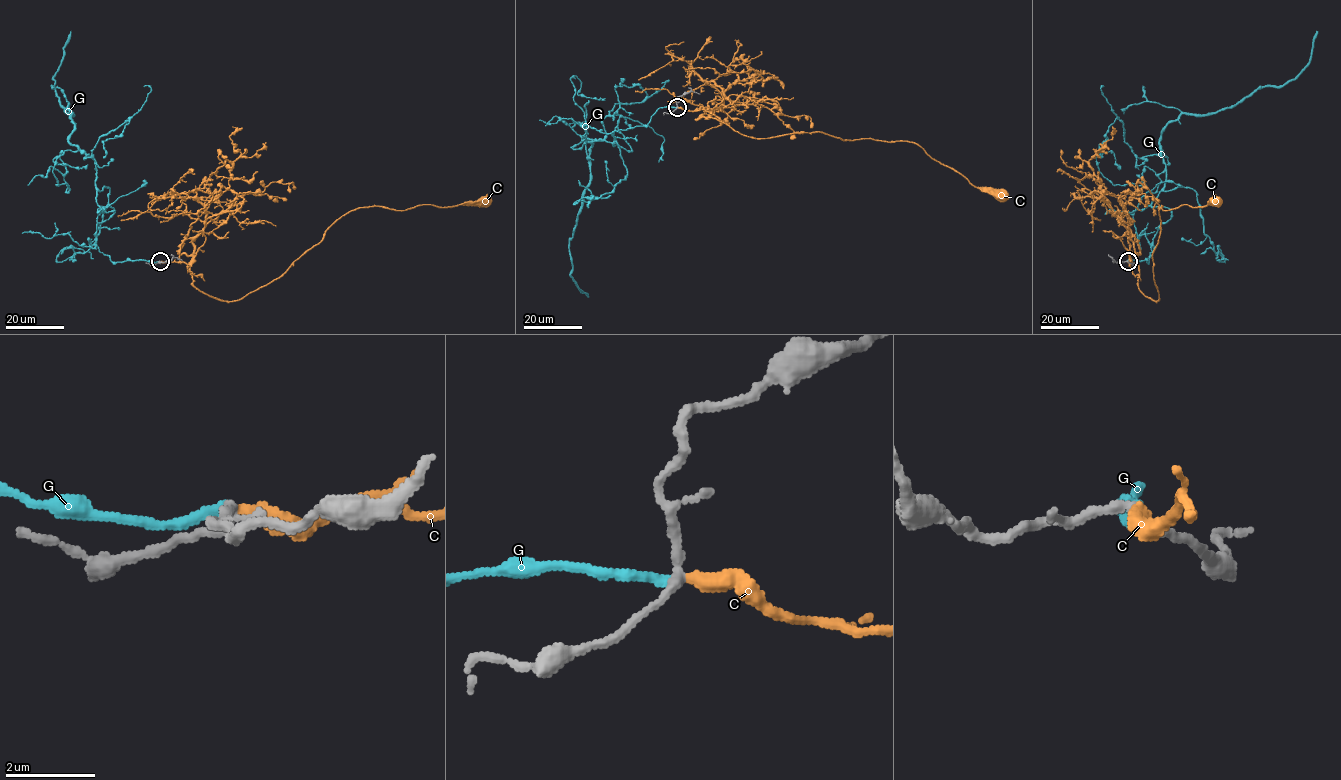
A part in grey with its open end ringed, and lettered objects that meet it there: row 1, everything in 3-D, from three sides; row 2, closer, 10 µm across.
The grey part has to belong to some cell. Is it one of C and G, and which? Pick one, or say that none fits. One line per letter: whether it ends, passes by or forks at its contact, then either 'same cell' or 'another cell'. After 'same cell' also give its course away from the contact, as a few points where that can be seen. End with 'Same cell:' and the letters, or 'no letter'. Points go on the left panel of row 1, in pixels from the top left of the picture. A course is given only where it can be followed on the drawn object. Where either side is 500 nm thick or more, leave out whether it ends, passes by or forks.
C: it ends | same cell | via (160, 261), (178, 262), (180, 244), (190, 238), (192, 284), (236, 301), (278, 278), (352, 210), (483, 202)
G: it ends | another cell
Same cell: C

